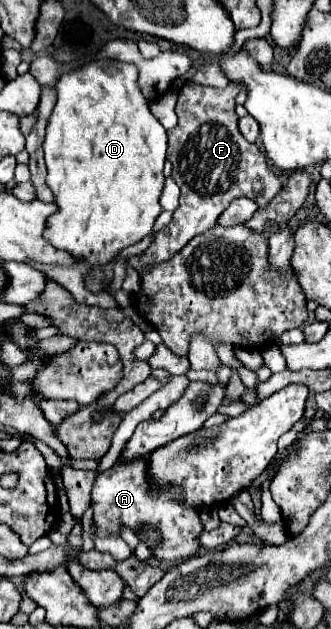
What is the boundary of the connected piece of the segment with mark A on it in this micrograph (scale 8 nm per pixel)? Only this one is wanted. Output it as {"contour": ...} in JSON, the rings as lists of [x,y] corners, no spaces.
{"contour":[[[145,458],[133,460],[127,464],[115,464],[95,478],[91,492],[91,508],[95,514],[95,522],[105,530],[115,530],[119,534],[119,526],[125,524],[137,532],[137,524],[141,522],[157,526],[161,530],[161,544],[153,546],[153,554],[161,560],[181,562],[191,558],[199,550],[197,536],[204,530],[197,510],[189,510],[177,502],[181,498],[181,490],[171,490],[161,498],[149,498],[147,494],[147,478],[145,478]]]}

